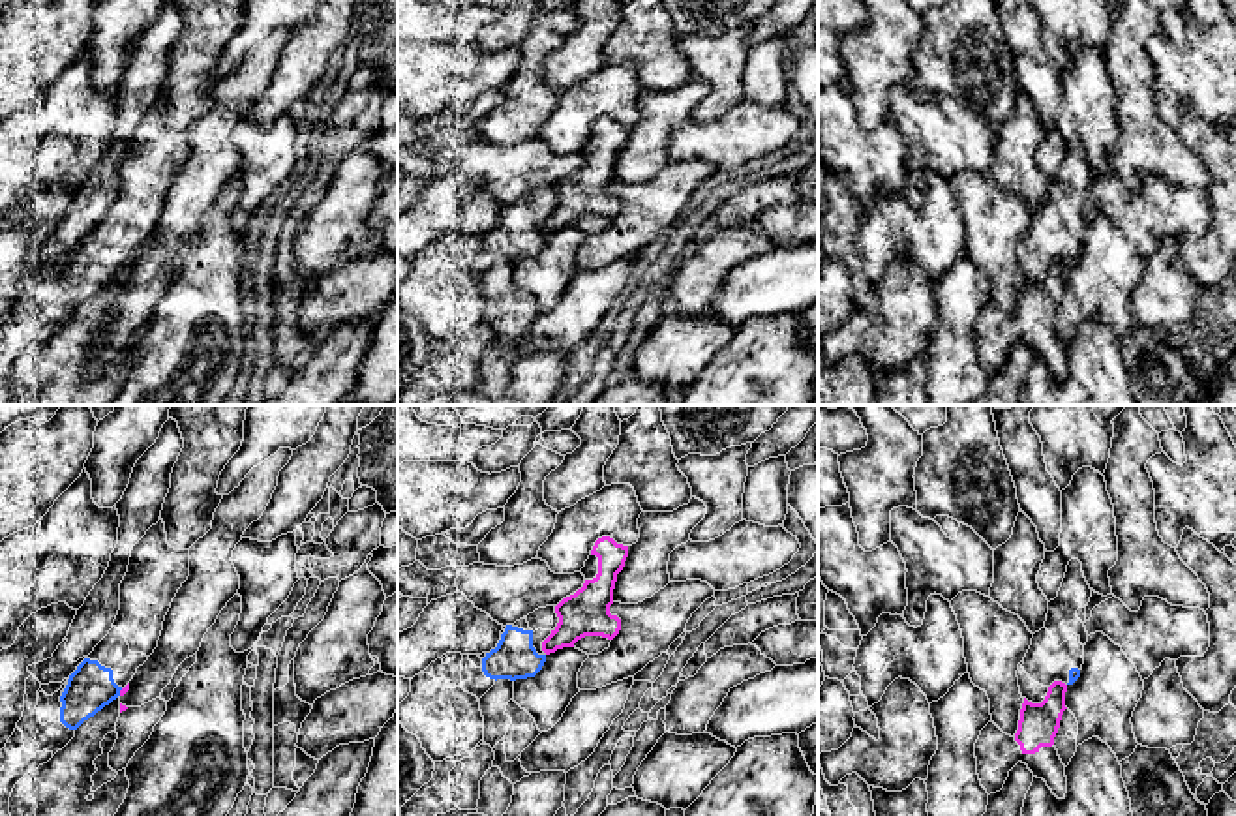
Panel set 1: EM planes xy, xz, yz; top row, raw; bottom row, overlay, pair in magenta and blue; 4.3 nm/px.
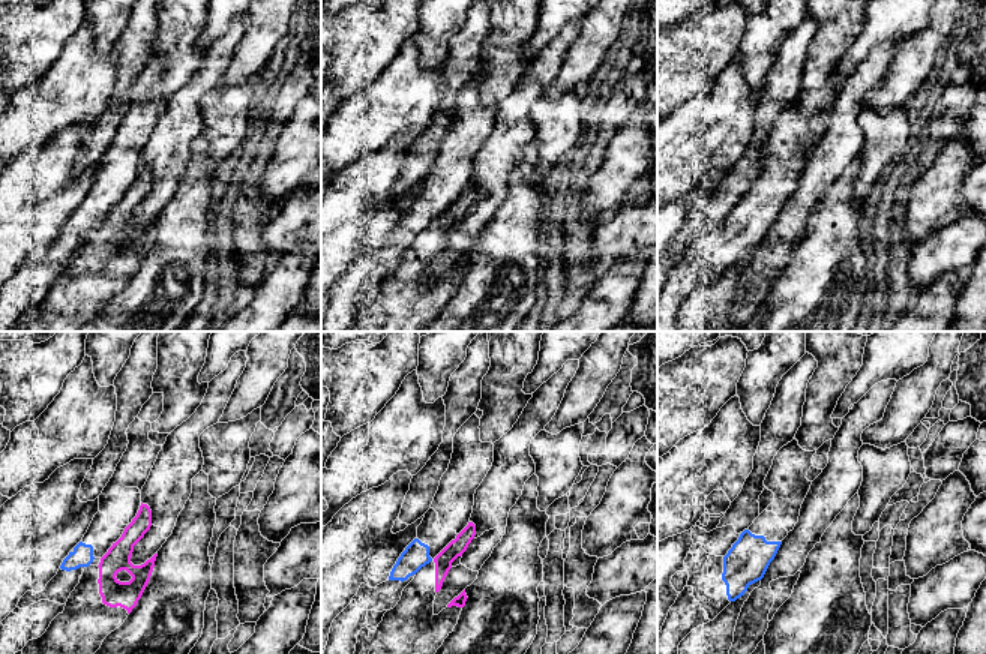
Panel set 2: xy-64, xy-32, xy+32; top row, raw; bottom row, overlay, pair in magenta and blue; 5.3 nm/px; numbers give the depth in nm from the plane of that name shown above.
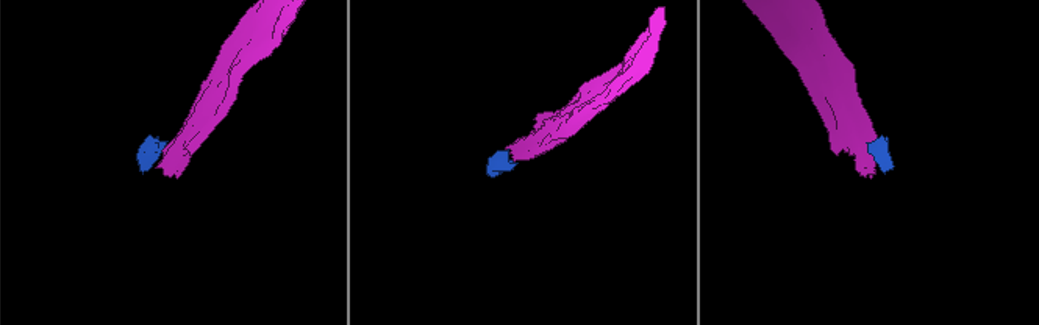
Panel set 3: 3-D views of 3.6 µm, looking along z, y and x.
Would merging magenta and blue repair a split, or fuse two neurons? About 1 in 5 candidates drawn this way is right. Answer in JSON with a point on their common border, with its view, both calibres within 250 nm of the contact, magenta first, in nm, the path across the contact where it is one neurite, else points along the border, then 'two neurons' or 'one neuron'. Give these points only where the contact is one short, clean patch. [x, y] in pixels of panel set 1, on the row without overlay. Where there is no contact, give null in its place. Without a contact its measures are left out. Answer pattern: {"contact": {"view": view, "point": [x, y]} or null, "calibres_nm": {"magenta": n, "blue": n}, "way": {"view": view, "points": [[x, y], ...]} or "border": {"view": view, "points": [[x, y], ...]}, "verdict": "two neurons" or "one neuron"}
{"contact": {"view": "xy", "point": [120, 272]}, "calibres_nm": {"magenta": 20, "blue": 200}, "border": {"view": "xy", "points": [[122, 269], [119, 274]]}, "verdict": "two neurons"}

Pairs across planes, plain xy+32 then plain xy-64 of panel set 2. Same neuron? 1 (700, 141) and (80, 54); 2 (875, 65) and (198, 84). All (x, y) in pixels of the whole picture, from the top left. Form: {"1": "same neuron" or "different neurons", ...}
{"1": "same neuron", "2": "same neuron"}

